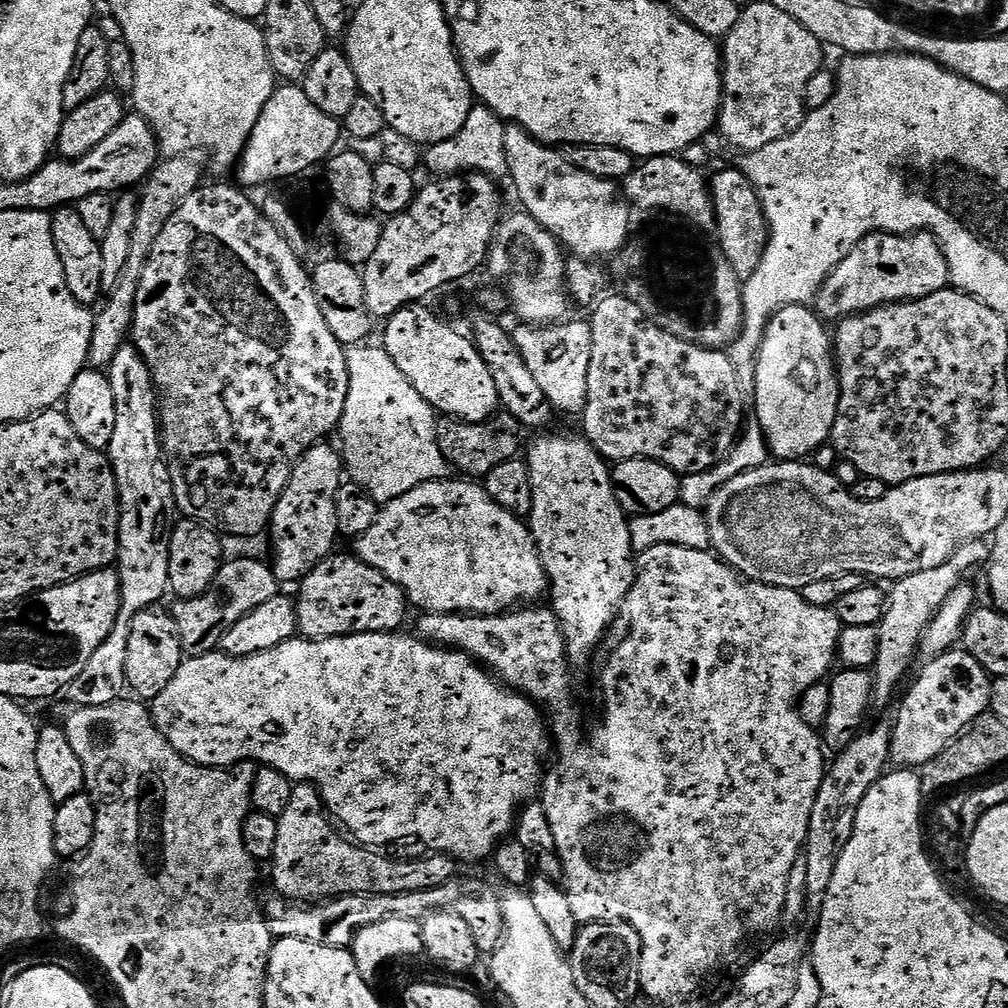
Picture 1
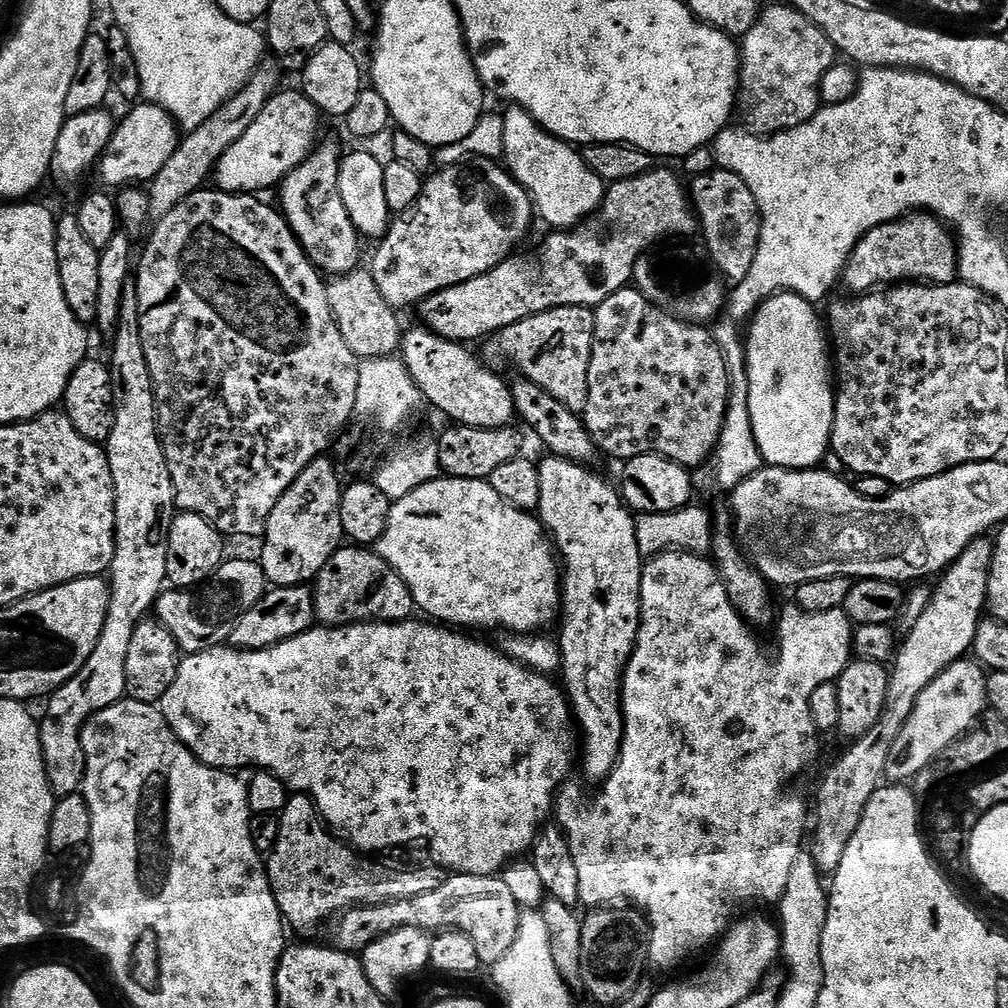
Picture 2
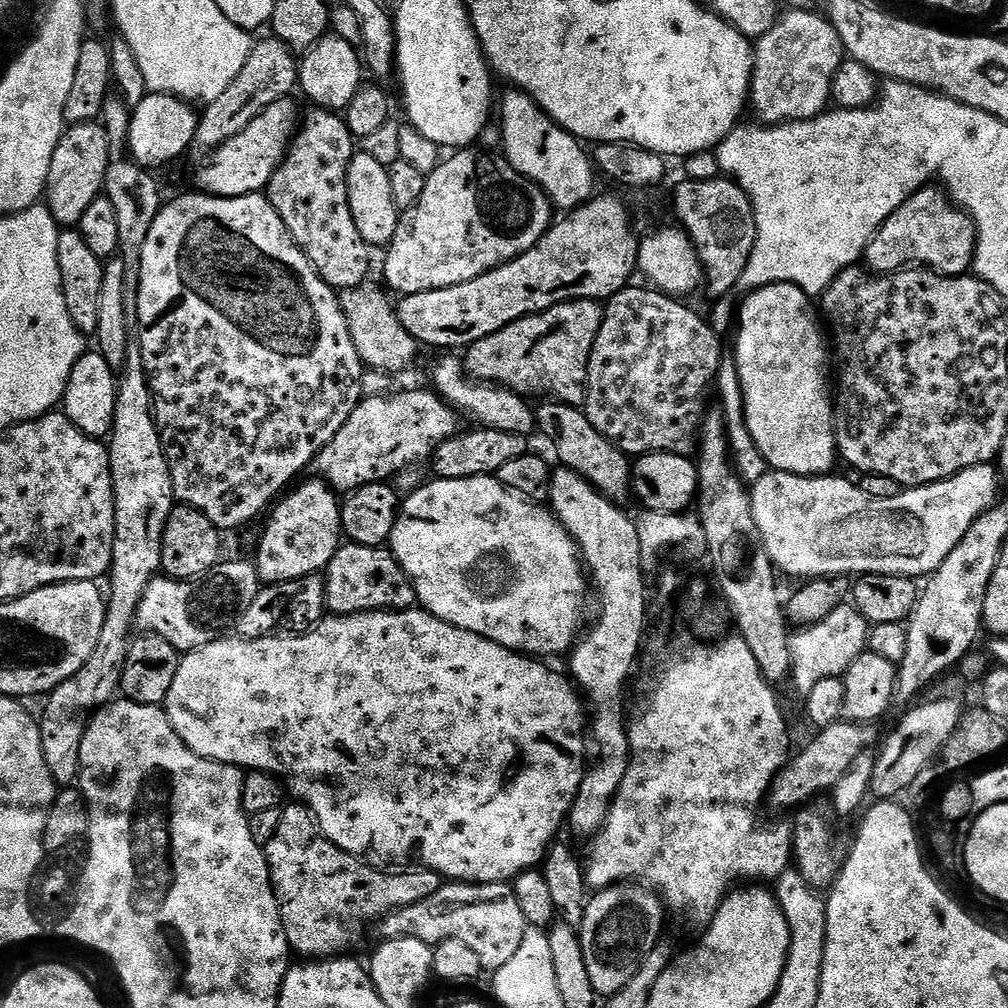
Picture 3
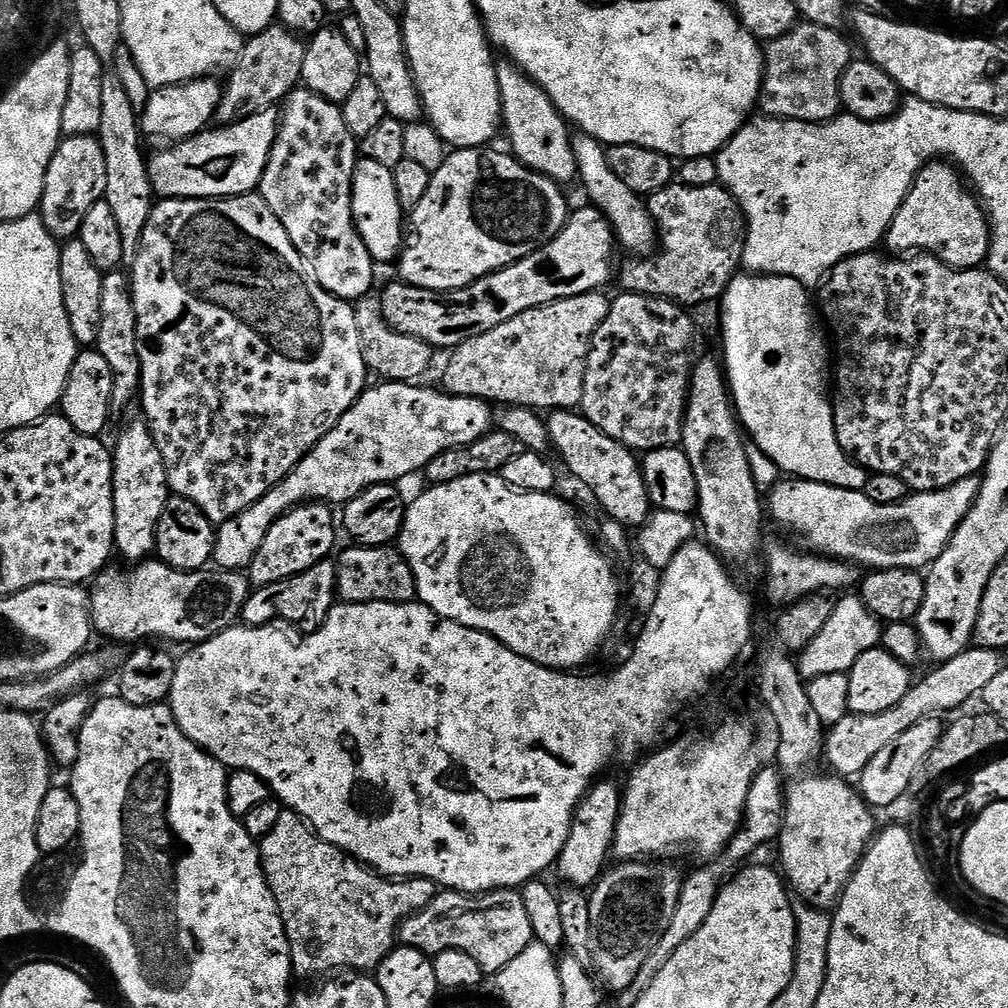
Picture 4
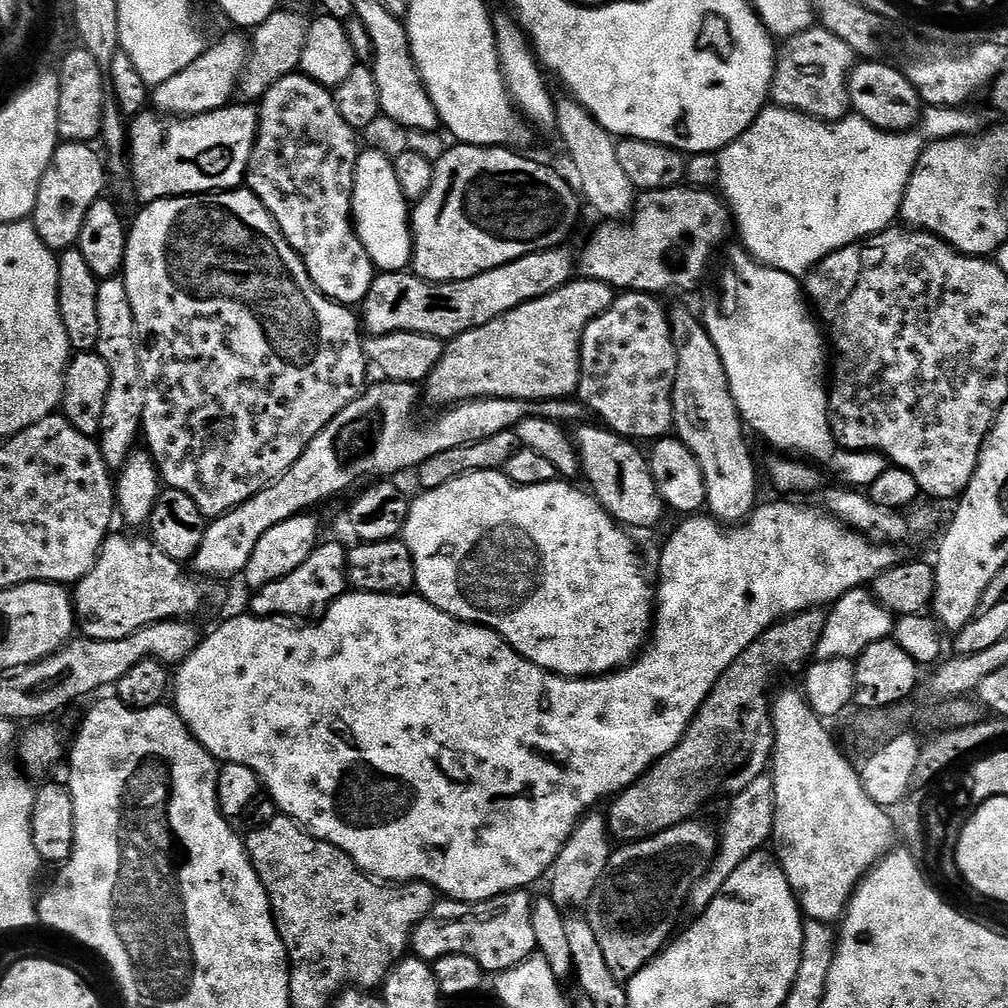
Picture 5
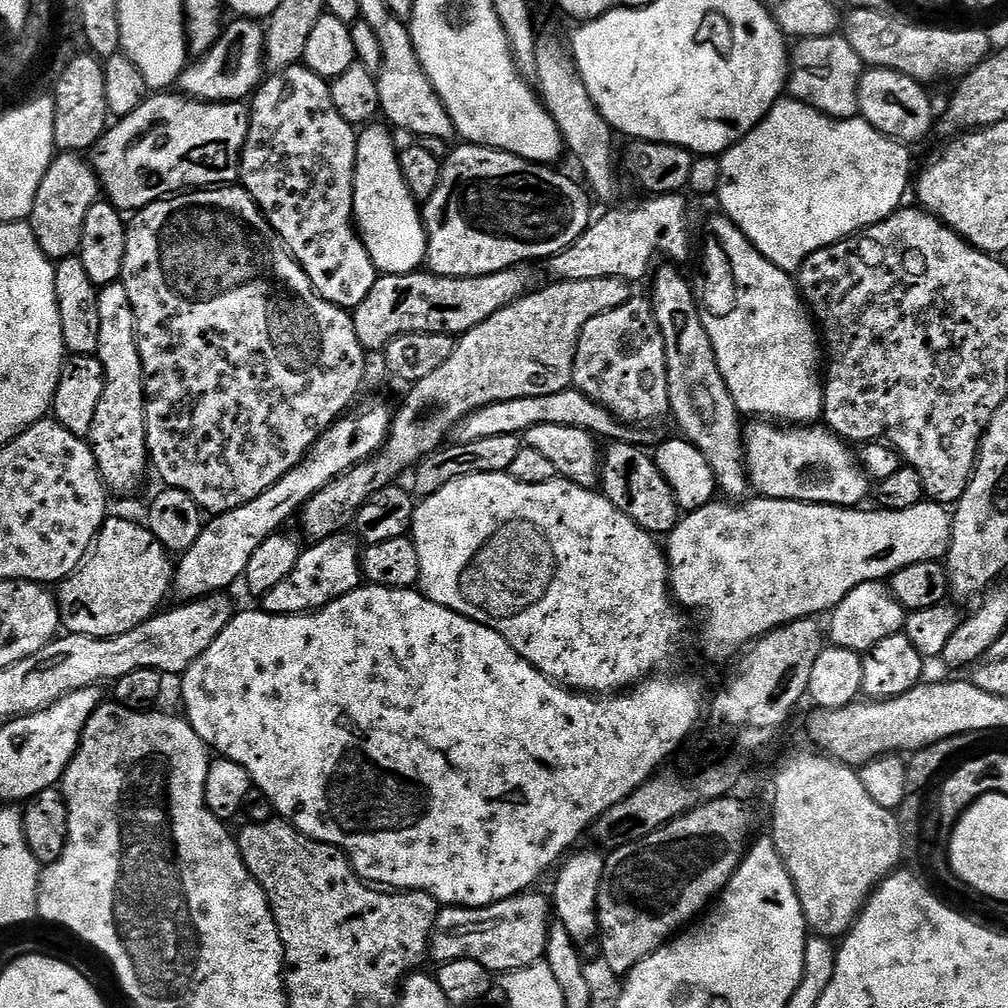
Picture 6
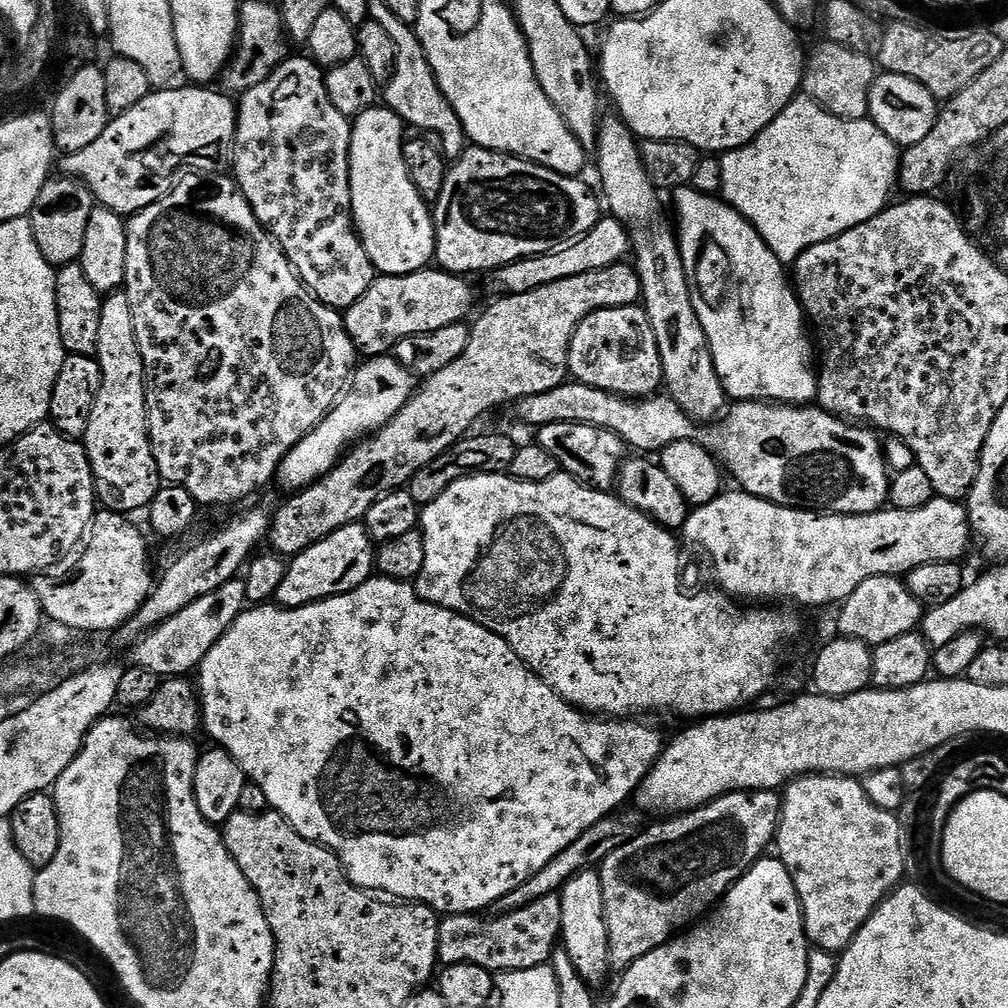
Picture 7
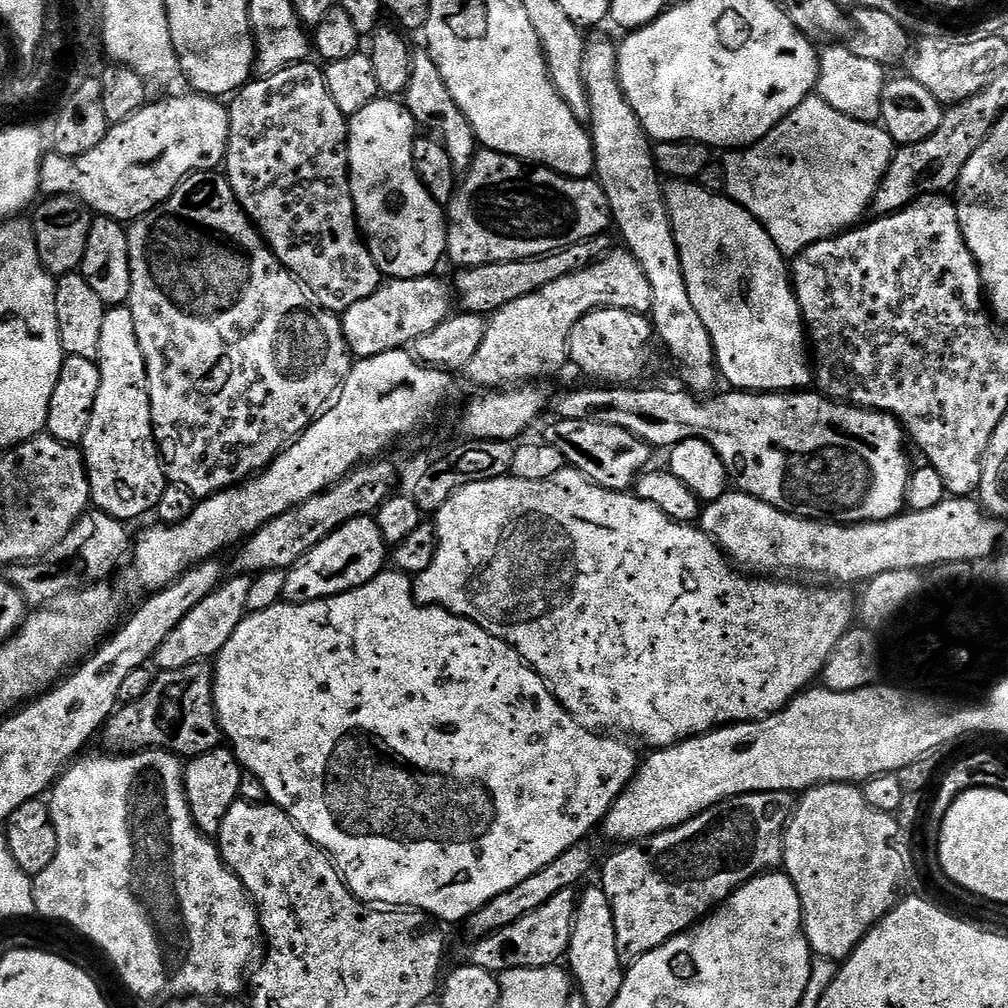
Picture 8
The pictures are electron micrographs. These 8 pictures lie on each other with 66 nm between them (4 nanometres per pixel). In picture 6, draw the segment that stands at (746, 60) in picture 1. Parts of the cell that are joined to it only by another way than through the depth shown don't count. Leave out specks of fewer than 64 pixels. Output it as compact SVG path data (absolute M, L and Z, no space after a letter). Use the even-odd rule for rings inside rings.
M843 35L812 36L791 49L787 91L791 99L800 100L836 120L850 120L860 110L858 86L865 71L866 65L854 54L854 46L850 46Z

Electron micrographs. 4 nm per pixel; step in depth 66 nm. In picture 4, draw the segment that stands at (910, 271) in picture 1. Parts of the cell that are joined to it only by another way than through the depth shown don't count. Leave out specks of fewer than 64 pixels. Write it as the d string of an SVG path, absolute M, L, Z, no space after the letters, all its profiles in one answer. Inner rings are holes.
M948 162L924 165L886 233L886 244L893 248L889 248L893 253L937 256L951 268L981 267L987 261L989 243L990 225L979 199L966 187L961 173Z

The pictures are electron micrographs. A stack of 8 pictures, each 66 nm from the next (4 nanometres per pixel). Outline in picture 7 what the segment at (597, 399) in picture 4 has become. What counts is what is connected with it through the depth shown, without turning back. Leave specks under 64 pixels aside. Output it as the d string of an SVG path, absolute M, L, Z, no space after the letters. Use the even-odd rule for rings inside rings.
M634 303L621 308L603 308L582 318L582 322L574 330L570 342L568 371L571 379L577 384L594 386L598 390L613 392L629 400L639 400L657 395L664 383L662 358L658 350L658 338L654 338L650 318L643 306Z

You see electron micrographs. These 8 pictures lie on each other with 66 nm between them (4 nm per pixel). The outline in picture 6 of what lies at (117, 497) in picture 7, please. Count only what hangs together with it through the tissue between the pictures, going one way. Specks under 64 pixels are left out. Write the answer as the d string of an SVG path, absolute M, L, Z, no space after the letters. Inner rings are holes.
M122 282L105 284L98 291L98 350L104 367L104 389L102 402L98 402L98 411L94 413L94 426L87 439L92 445L92 453L98 462L98 470L104 479L104 486L109 493L128 496L140 488L144 475L150 472L148 439L146 438L146 414L144 413L144 371L142 358L136 345L136 319L130 306L130 293Z

